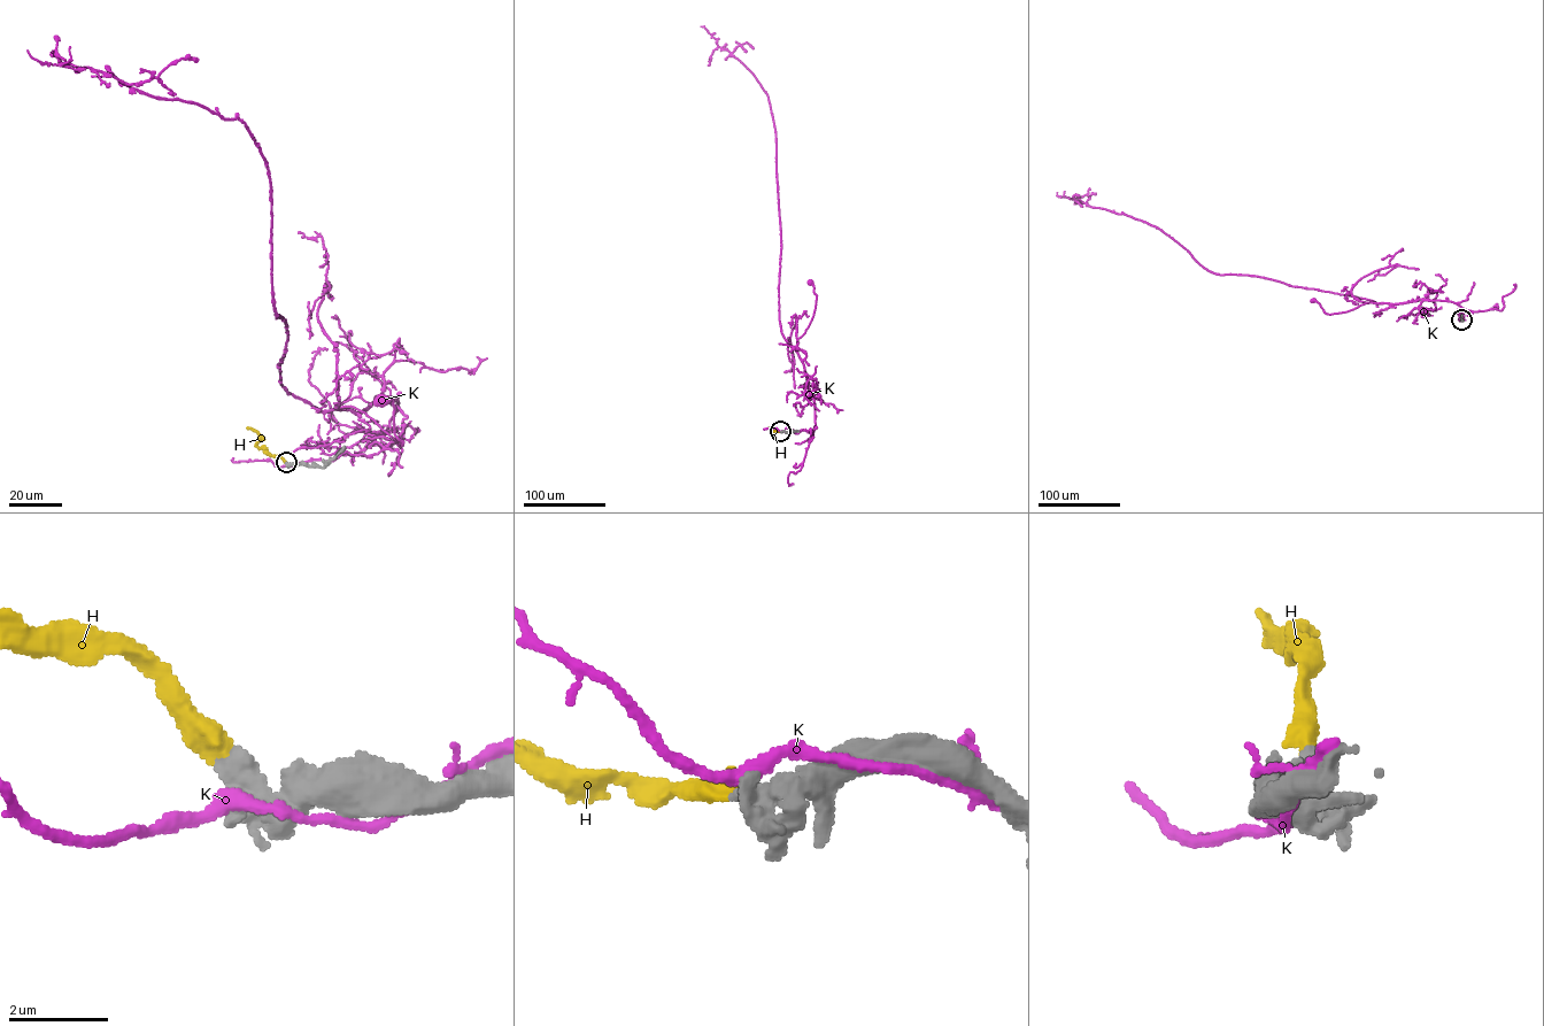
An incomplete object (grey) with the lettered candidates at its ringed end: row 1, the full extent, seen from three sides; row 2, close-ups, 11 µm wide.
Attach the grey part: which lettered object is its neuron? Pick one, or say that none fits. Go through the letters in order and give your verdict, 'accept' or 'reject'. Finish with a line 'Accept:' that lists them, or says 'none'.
H: accept
K: reject
Accept: H

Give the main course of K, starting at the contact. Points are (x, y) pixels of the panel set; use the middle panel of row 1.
K: (780, 431), (805, 430), (811, 433), (815, 425), (813, 398), (797, 346), (815, 307), (817, 295), (810, 282)

